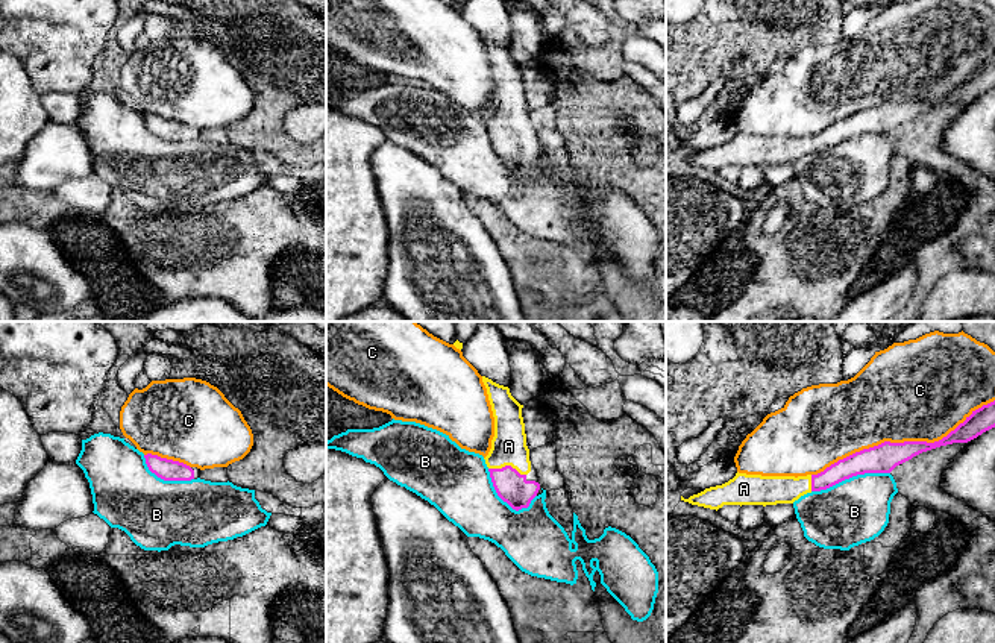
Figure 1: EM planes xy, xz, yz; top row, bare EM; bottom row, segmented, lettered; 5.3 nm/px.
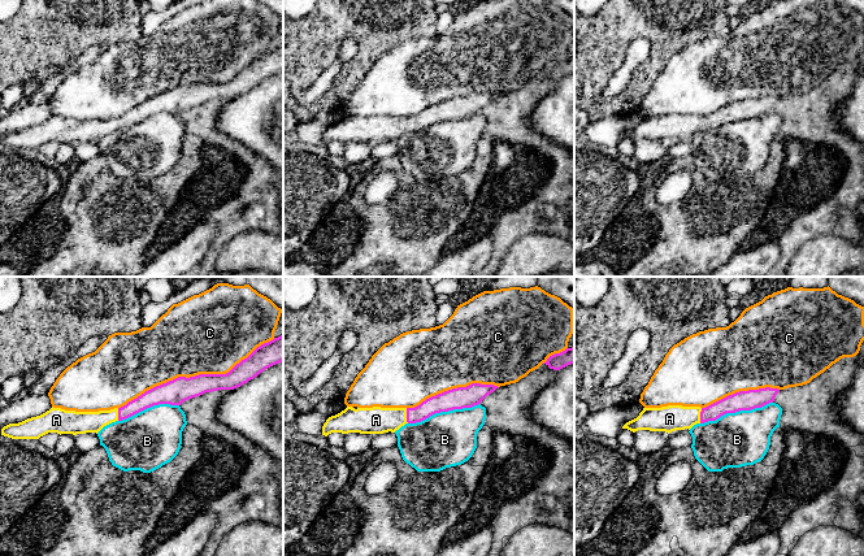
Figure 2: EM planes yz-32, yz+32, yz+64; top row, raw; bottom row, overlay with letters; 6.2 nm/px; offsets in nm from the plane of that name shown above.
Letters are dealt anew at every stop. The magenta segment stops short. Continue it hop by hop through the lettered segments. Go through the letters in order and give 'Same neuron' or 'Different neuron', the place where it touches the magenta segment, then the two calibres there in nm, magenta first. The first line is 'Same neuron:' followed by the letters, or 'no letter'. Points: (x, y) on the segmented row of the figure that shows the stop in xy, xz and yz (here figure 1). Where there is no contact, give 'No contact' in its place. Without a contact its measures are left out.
Same neuron: A
A: Same neuron. Touches magenta at xz (507, 466). Thickness 170 nm (magenta) against 190 nm
B: Different neuron. Touches magenta at yz (850, 476). Thickness 160 nm (magenta) against 340 nm
C: Different neuron. Touches magenta at yz (904, 442). Thickness 160 nm (magenta) against 500 nm

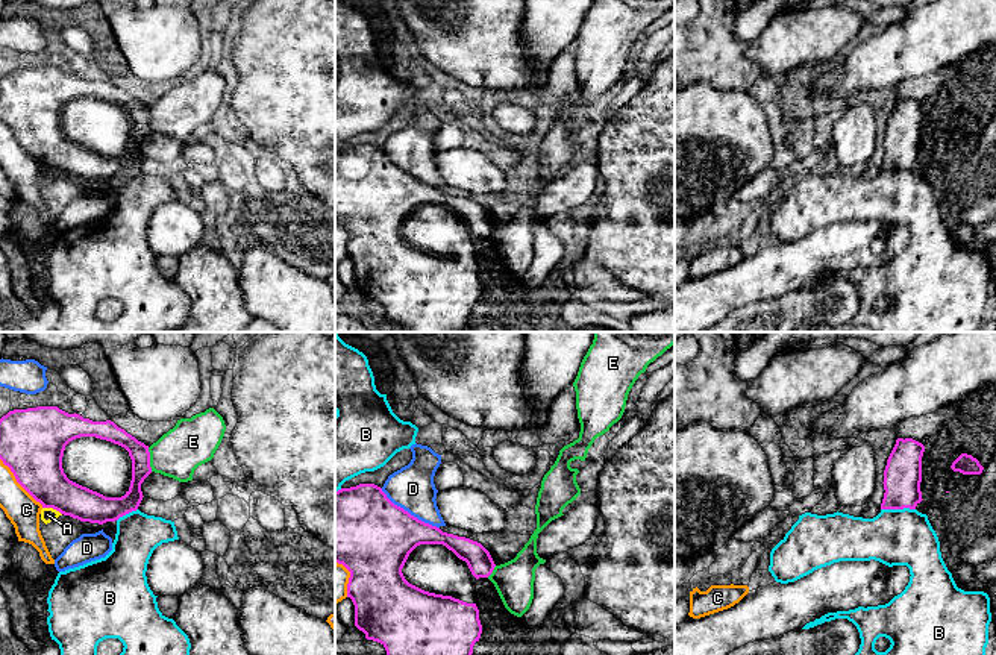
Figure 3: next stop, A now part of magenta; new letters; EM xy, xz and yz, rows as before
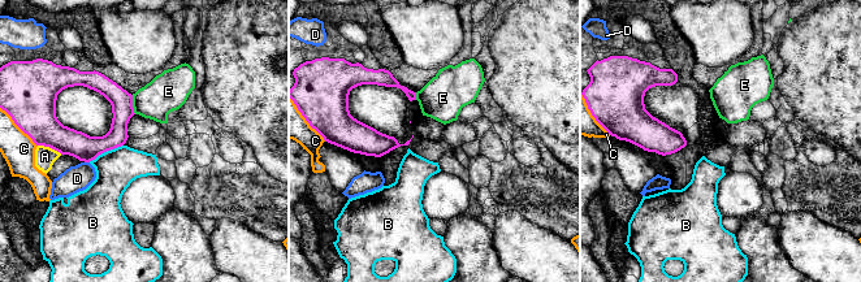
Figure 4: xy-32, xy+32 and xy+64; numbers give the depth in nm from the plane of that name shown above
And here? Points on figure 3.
Same neuron: no letter
A: Different neuron. Touches magenta at xy (52, 507). Thickness 280 nm (magenta) against 80 nm
B: Different neuron. Touches magenta at yz (898, 508). Thickness 200 nm (magenta) against 300 nm
C: Different neuron. Touches magenta at xy (18, 482). Thickness 340 nm (magenta) against 170 nm
D: Different neuron. Touches magenta at xz (408, 513). Thickness 420 nm (magenta) against 240 nm
E: Different neuron. Touches magenta at xy (149, 460). Thickness 110 nm (magenta) against 260 nm

